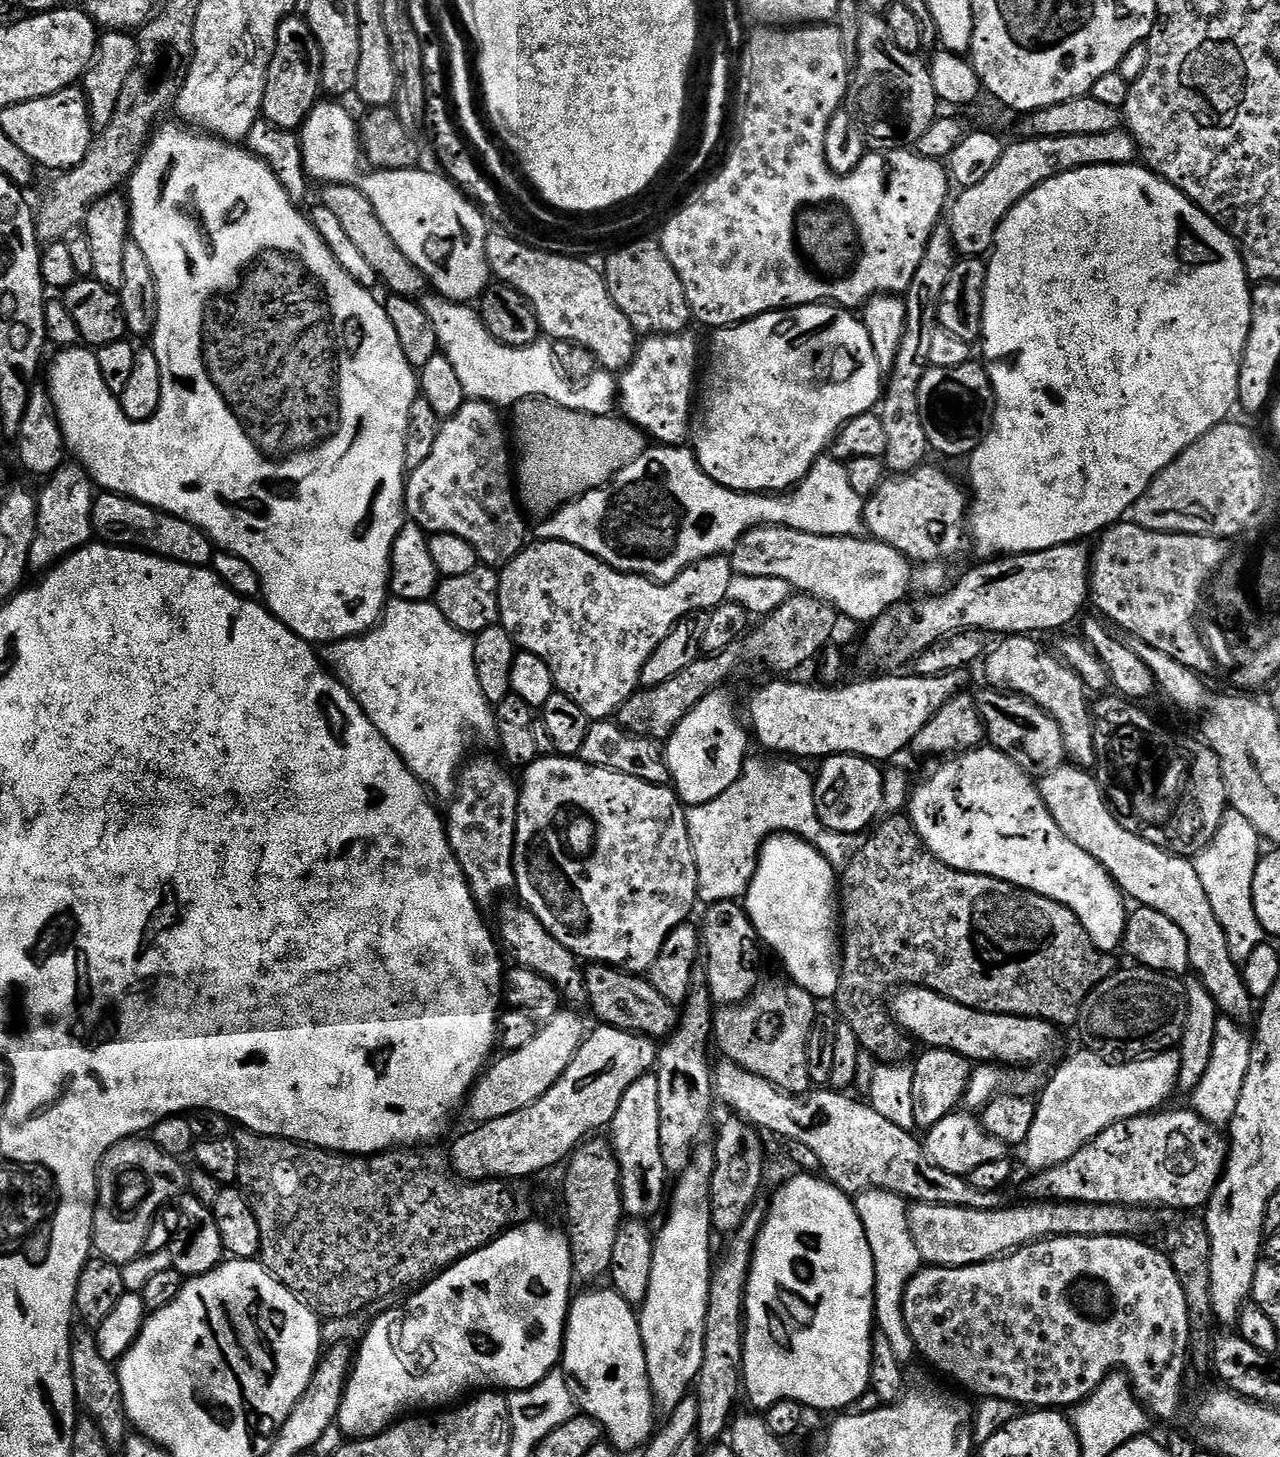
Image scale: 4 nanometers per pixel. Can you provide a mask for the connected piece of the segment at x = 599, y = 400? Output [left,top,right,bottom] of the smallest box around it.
[419,294,618,416]

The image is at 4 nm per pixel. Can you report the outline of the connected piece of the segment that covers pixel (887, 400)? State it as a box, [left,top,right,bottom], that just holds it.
[878,222,958,474]

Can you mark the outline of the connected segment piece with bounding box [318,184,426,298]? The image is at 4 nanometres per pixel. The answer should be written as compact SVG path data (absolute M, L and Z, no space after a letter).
M325 184L322 191L324 193L318 197L319 203L326 206L326 210L333 212L335 217L342 222L348 237L354 241L354 246L367 259L368 265L374 269L377 281L381 285L385 284L389 293L406 296L409 298L420 298L426 292L426 277L402 250L398 250L398 242L386 234L386 226L378 218L374 206L370 206L370 198L362 194L362 190L355 184Z

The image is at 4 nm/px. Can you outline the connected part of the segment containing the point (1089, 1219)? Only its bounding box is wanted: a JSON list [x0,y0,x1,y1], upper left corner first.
[908,1202,1145,1268]

